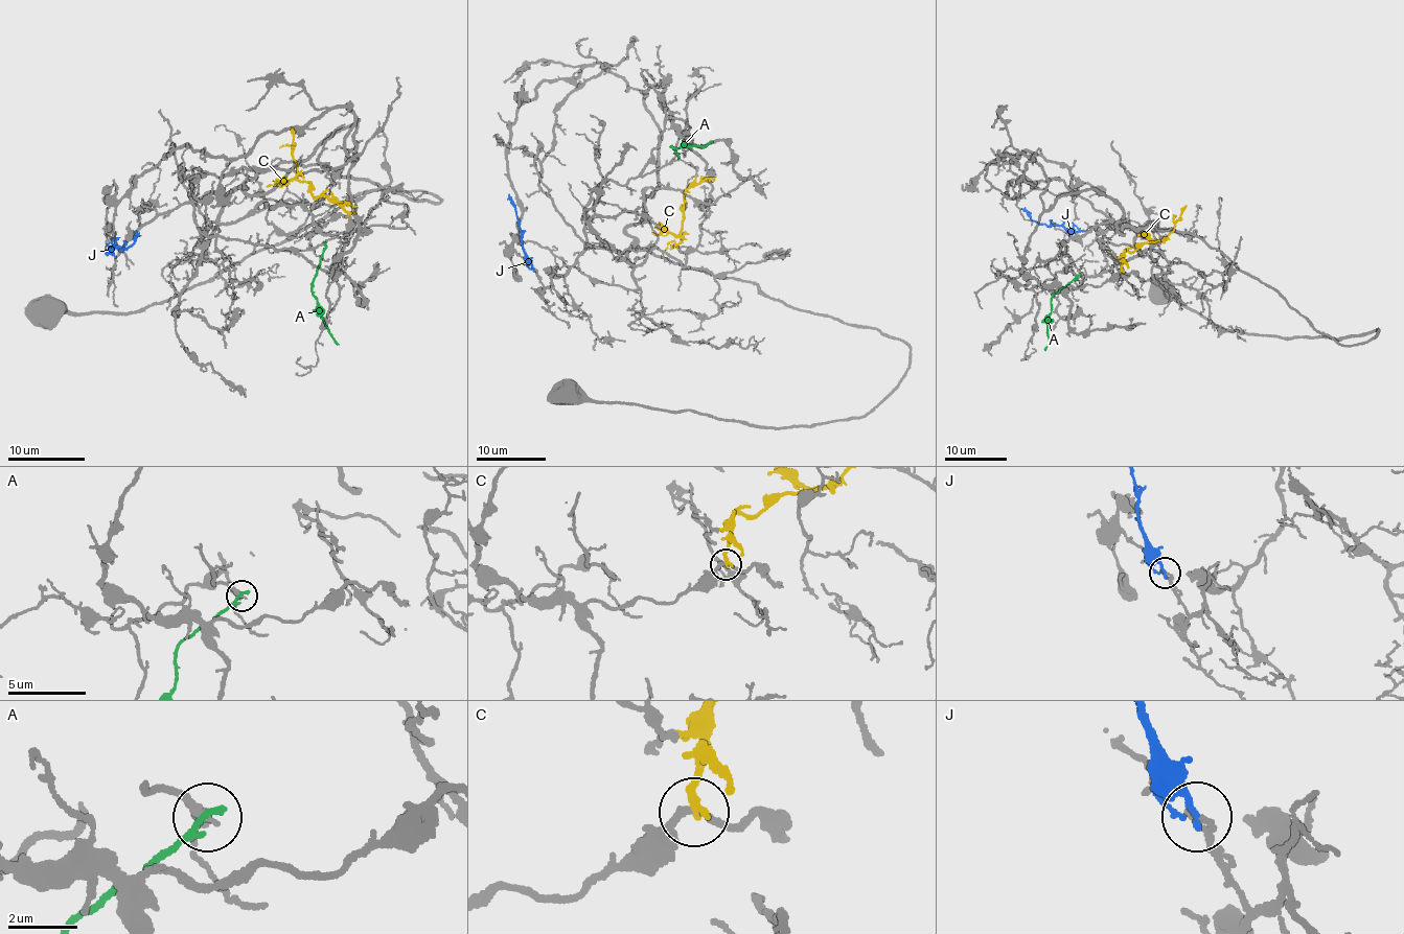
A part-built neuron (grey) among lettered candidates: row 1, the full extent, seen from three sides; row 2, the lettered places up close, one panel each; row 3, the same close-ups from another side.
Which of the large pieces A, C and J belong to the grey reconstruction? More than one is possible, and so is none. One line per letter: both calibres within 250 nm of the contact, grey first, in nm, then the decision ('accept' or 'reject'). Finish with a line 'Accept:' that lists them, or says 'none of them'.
A: 170 nm thick on the grey side, 180 nm on the other; reject
C: 200 nm thick on the grey side, 240 nm on the other; reject
J: 140 nm thick on the grey side, 170 nm on the other; accept
Accept: J

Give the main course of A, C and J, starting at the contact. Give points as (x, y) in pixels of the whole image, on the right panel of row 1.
A: (1078, 277), (1051, 297), (1044, 350)
C: (1121, 272), (1125, 251), (1135, 252), (1143, 243), (1159, 240), (1171, 231), (1186, 205)
J: (1081, 231), (1040, 225), (1021, 209)

